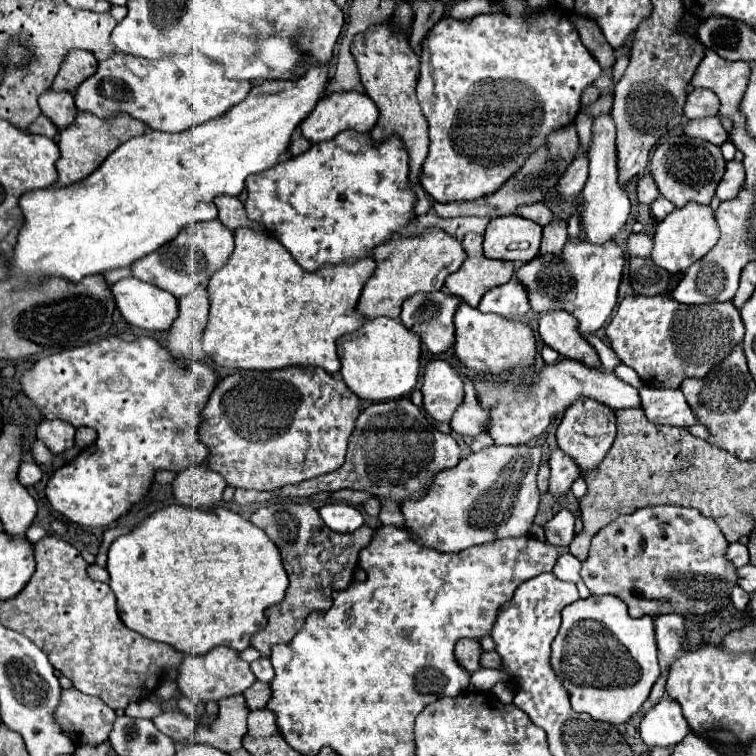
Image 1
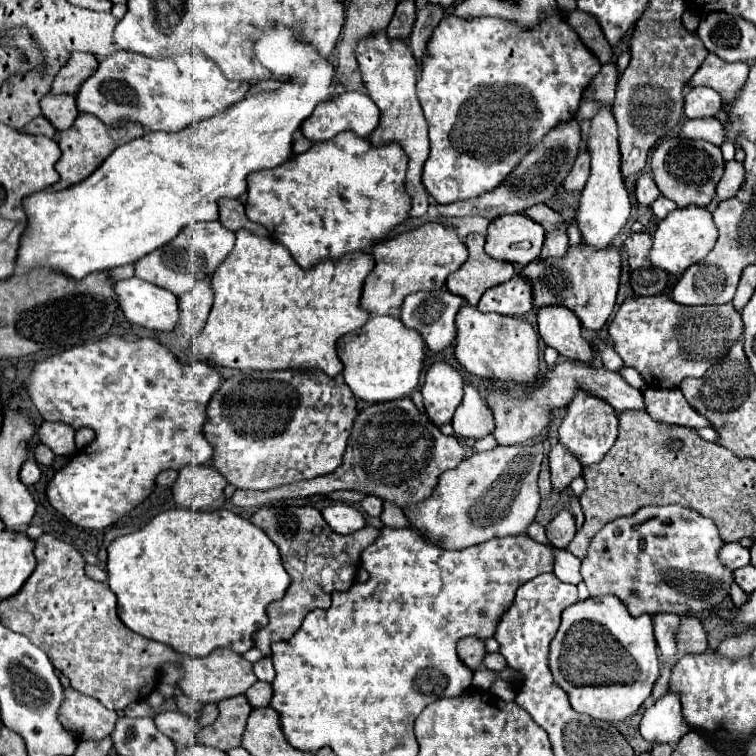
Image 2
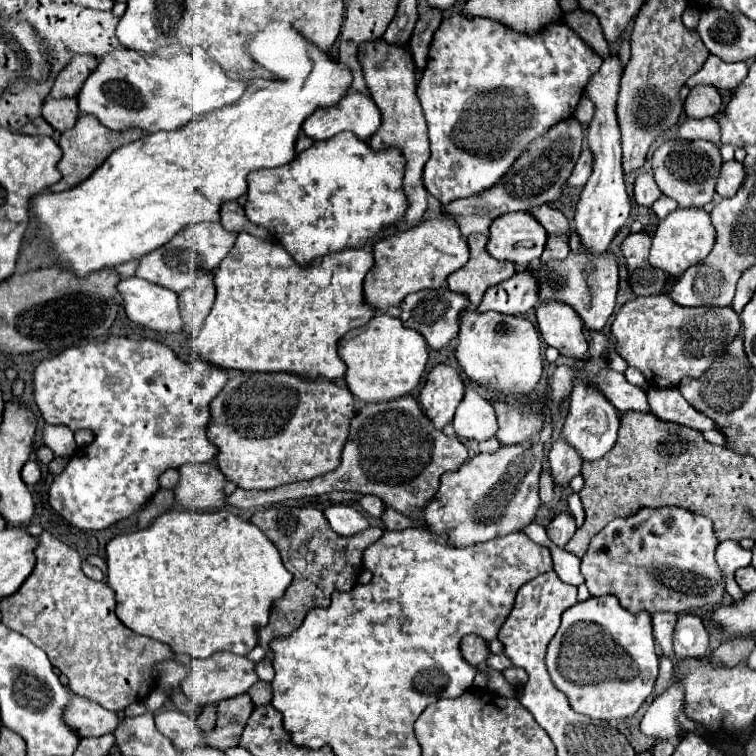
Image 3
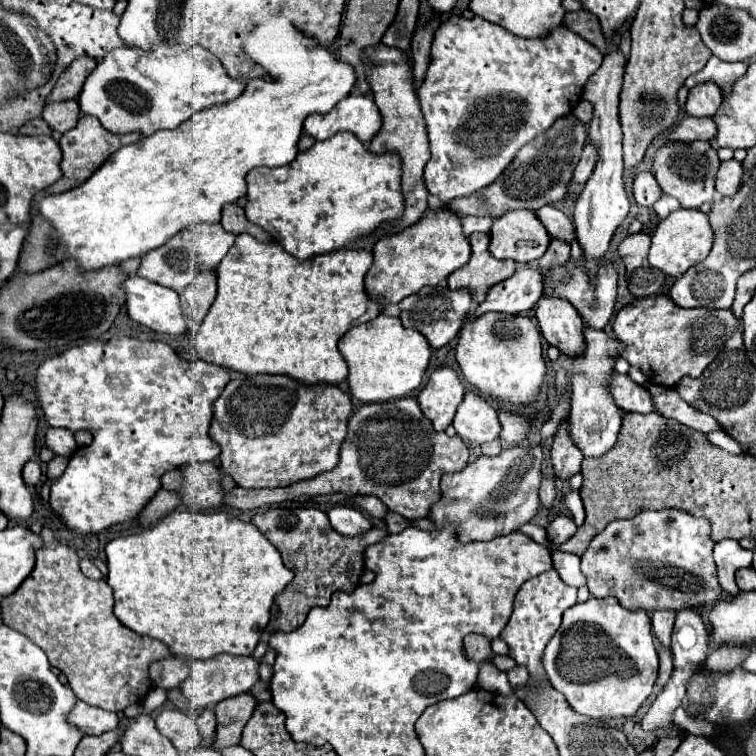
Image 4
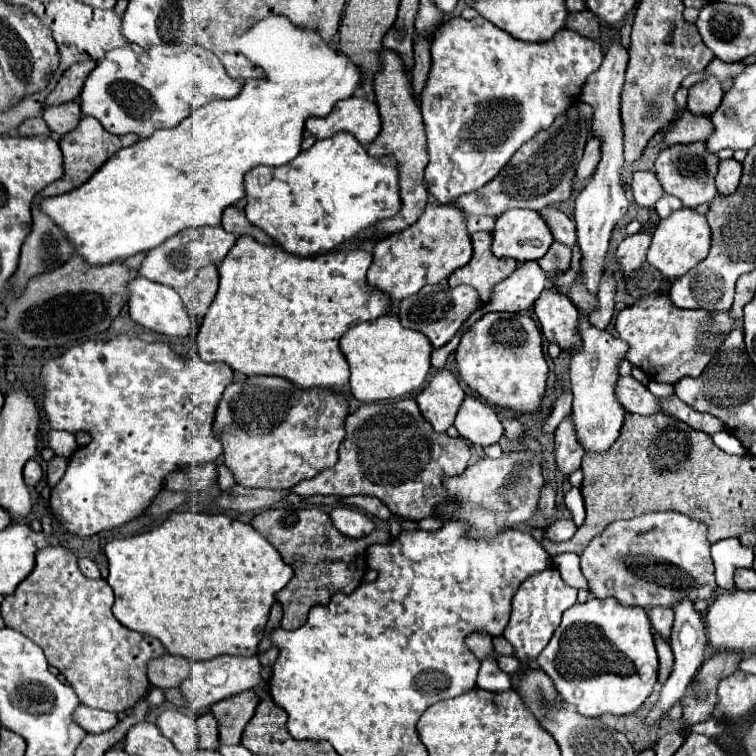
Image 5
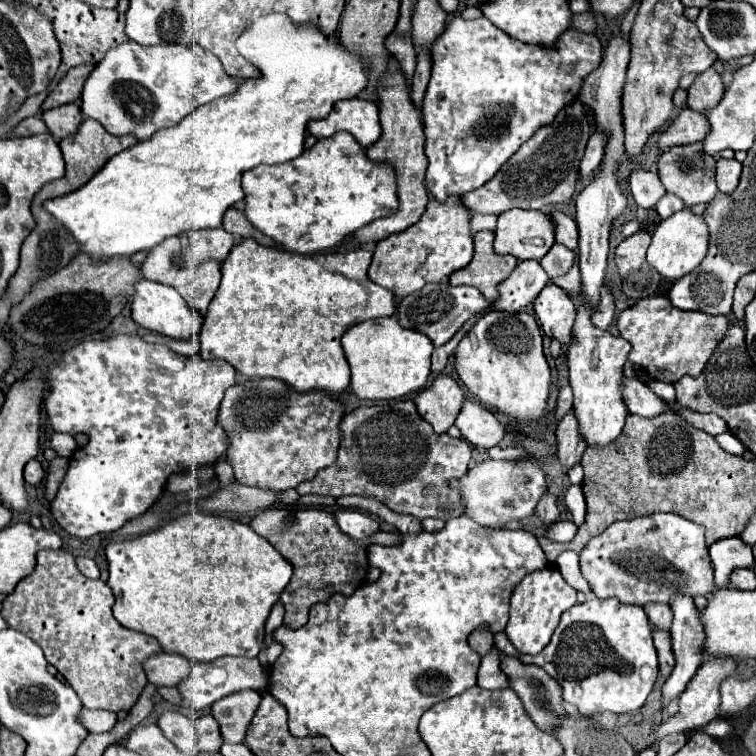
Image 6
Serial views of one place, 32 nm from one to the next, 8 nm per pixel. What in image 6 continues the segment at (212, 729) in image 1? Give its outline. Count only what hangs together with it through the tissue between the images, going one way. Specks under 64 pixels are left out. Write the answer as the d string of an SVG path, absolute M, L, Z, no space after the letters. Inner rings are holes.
M244 690L214 704L214 718L220 724L220 734L226 744L242 742L260 700L262 698L256 690Z

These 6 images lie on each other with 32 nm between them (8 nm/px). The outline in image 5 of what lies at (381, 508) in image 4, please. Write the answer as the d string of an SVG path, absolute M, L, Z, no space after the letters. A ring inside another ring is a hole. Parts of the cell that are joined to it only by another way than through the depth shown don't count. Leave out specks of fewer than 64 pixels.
M346 496L344 504L350 504L350 506L356 506L360 510L366 510L368 514L372 514L372 516L376 516L380 520L388 520L392 516L392 512L374 496Z

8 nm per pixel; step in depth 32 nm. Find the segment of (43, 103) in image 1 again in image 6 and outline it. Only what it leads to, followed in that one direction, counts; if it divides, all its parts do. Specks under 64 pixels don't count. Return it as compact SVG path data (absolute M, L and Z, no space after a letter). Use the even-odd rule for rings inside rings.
M70 102L70 104L64 104L64 106L58 106L54 110L46 110L44 112L44 122L48 126L48 130L60 140L60 138L66 138L70 134L74 134L74 130L78 130L80 122L84 120L82 118L82 112L80 112L80 106Z

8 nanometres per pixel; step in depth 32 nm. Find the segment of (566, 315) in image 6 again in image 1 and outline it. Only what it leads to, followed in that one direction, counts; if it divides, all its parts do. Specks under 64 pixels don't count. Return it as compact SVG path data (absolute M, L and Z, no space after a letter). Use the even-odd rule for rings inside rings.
M554 312L540 316L540 336L546 346L554 348L560 356L582 362L590 368L602 368L596 350L580 336L576 322L570 314Z

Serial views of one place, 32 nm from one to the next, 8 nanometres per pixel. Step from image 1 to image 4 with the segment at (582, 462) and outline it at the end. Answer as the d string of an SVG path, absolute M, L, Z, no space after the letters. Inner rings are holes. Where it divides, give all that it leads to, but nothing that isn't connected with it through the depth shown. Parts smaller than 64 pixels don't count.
M584 326L584 338L586 352L574 358L572 368L572 404L568 414L568 436L586 458L598 458L616 444L618 430L622 424L622 410L614 404L606 390L614 360L620 354L622 344L612 340L606 332L598 332L588 326Z

